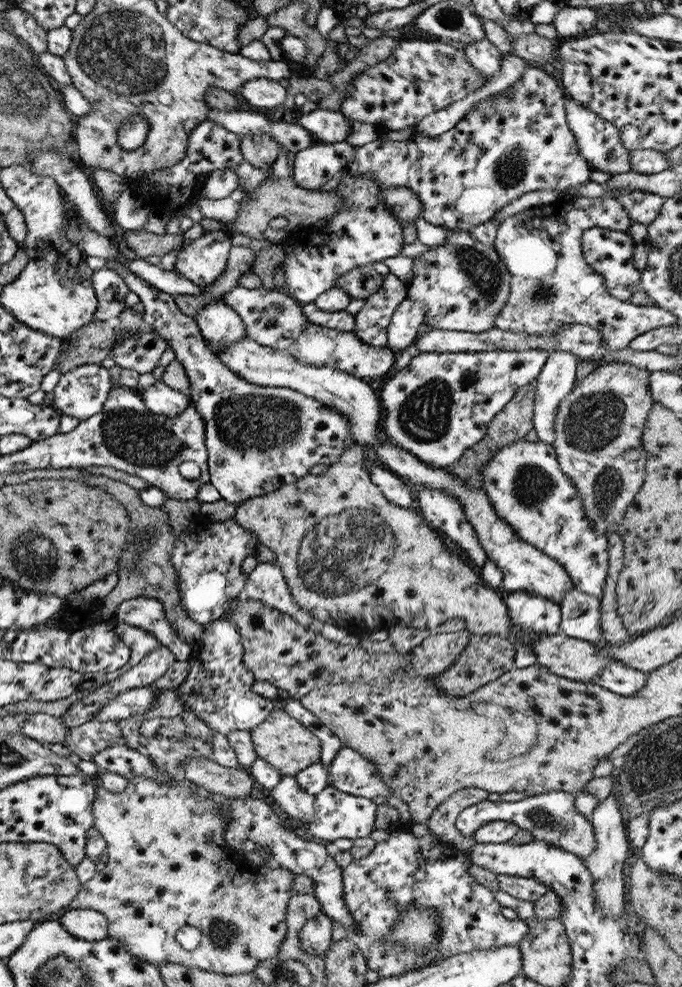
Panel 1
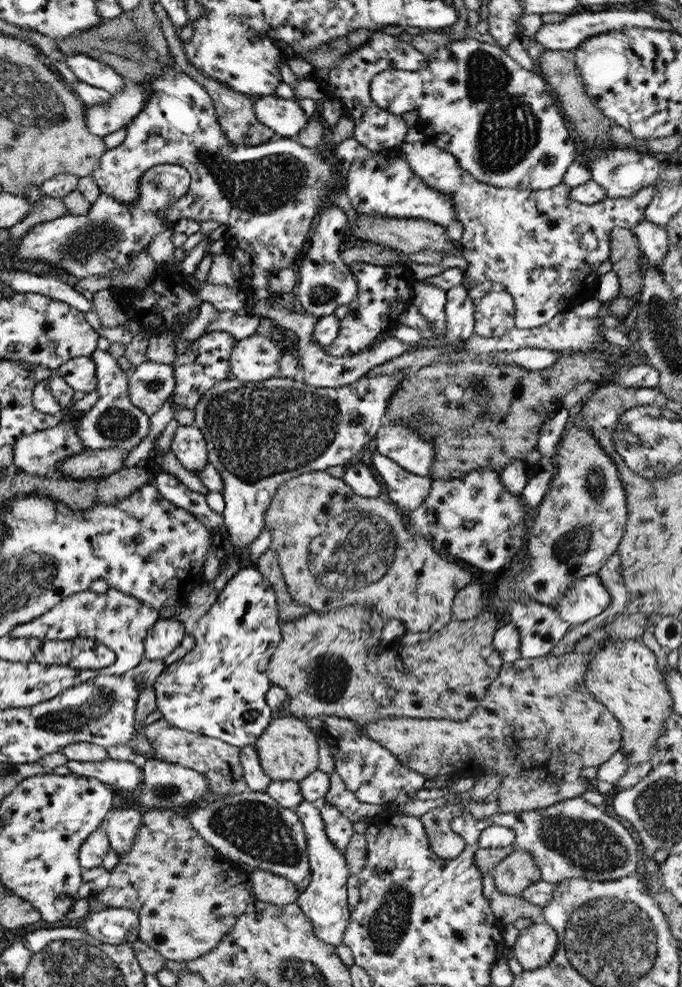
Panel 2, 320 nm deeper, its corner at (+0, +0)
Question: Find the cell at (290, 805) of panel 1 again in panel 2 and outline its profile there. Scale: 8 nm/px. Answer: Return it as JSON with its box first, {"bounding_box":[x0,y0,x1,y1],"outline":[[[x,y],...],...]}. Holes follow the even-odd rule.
{"bounding_box":[294,800,350,946],"outline":[[[302,800],[294,811],[303,827],[310,866],[309,884],[299,891],[296,903],[311,923],[313,934],[325,944],[339,946],[342,944],[342,936],[347,928],[350,915],[345,901],[345,880],[349,875],[348,866],[342,852],[337,851],[325,835],[318,803]]]}

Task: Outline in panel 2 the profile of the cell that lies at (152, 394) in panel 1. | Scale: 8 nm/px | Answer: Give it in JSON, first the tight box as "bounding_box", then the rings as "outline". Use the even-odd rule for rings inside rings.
{"bounding_box":[171,424,208,473],"outline":[[[178,424],[171,442],[173,456],[190,473],[199,472],[208,463],[205,441],[194,425]]]}

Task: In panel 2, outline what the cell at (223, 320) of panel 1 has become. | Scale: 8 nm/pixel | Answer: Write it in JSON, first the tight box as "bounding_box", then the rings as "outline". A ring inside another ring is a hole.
{"bounding_box":[229,333,280,382],"outline":[[[253,333],[243,339],[234,341],[234,347],[229,352],[229,372],[237,380],[243,382],[259,382],[277,377],[277,361],[280,349],[269,336]]]}

